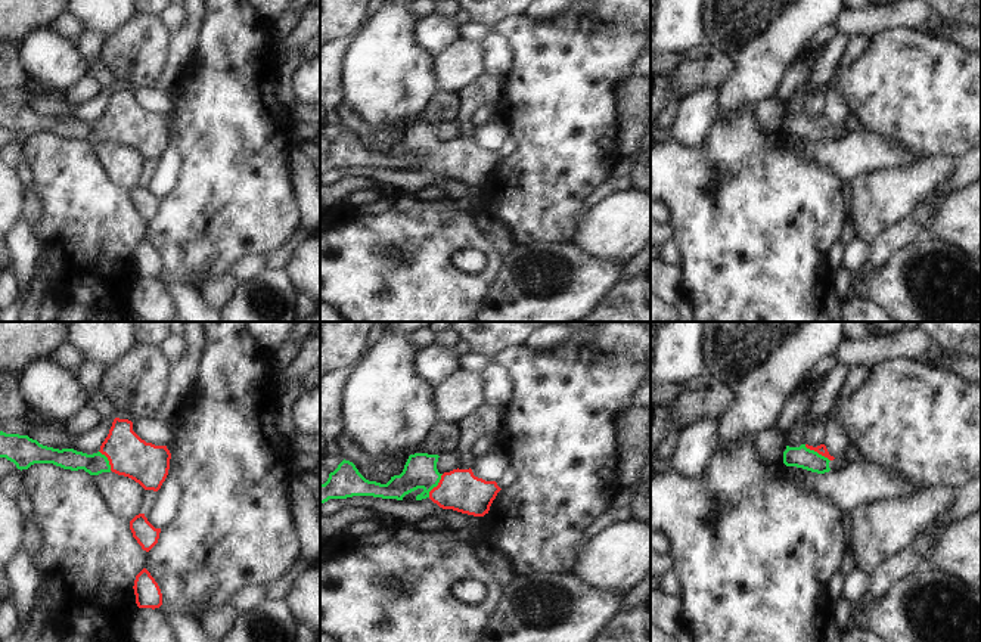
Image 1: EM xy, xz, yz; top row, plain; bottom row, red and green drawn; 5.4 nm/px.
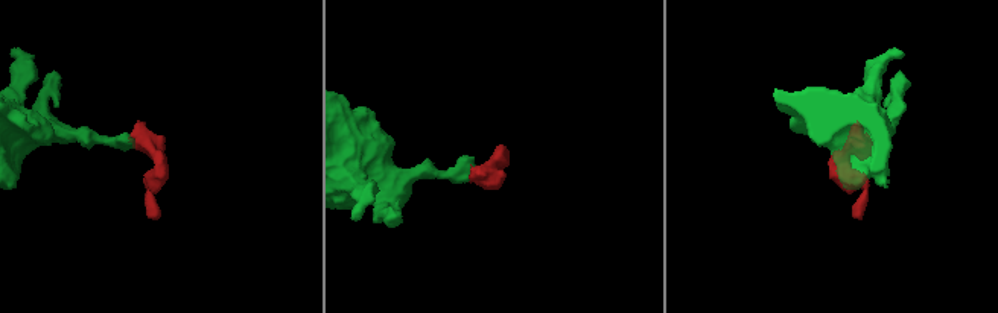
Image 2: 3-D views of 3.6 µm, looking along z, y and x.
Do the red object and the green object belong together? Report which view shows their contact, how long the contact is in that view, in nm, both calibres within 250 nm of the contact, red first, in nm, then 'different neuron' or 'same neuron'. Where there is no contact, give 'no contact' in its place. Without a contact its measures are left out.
contact in yz; length 170 nm; calibres 50 and 120 nm; same neuron

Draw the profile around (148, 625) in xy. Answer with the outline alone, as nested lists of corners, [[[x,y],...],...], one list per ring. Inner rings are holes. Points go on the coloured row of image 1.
[[[139,608],[130,621],[130,642],[176,642],[176,636],[162,611]]]

